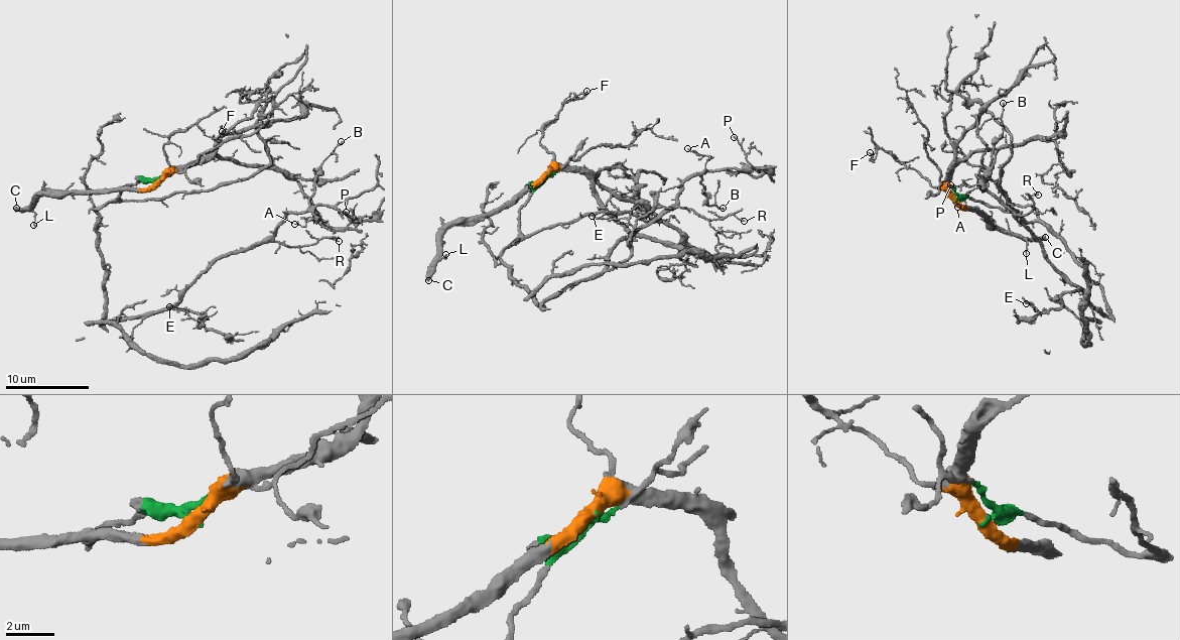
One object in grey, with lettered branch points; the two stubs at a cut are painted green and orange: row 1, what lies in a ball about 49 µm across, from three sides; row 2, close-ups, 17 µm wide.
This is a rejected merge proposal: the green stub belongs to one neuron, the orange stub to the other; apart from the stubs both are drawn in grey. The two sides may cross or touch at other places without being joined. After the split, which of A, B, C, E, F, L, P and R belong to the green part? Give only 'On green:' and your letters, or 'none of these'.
On green: A, B, E, P, R

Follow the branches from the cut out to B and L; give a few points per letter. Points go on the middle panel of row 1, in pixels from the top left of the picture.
B: (547, 176), (500, 259), (537, 304), (595, 277), (684, 182), (698, 175), (708, 206), (723, 208)
L: (547, 176), (525, 186), (499, 208), (471, 218), (457, 218), (443, 231), (443, 257), (446, 254)

